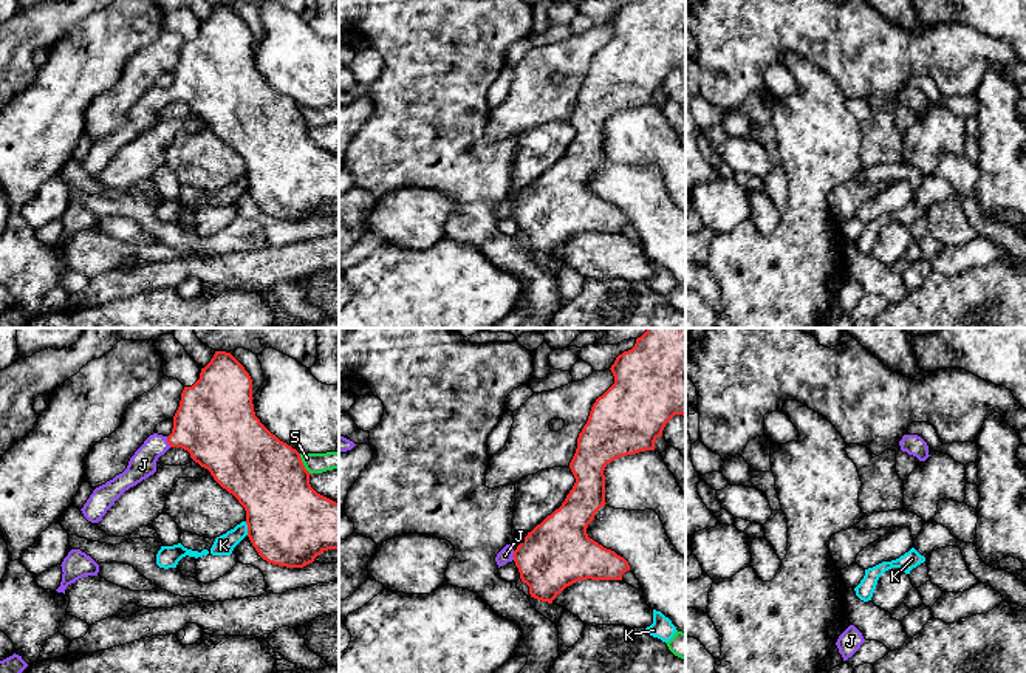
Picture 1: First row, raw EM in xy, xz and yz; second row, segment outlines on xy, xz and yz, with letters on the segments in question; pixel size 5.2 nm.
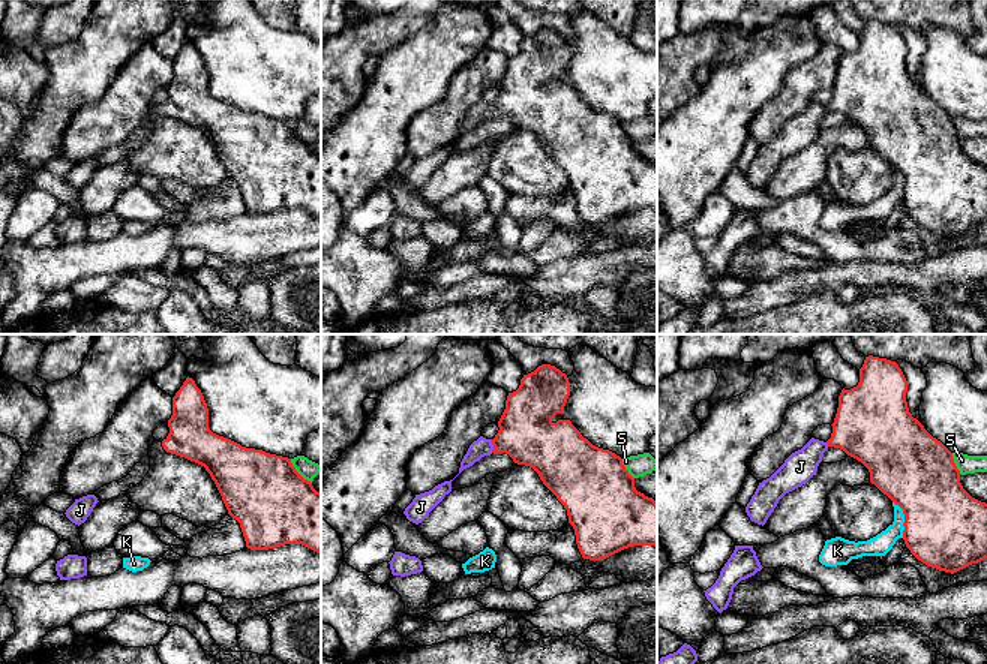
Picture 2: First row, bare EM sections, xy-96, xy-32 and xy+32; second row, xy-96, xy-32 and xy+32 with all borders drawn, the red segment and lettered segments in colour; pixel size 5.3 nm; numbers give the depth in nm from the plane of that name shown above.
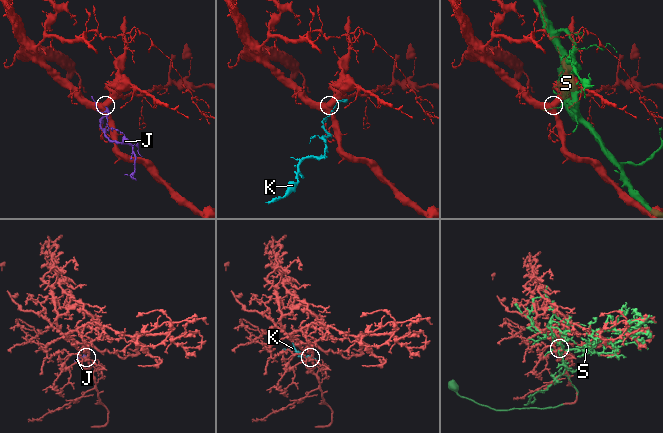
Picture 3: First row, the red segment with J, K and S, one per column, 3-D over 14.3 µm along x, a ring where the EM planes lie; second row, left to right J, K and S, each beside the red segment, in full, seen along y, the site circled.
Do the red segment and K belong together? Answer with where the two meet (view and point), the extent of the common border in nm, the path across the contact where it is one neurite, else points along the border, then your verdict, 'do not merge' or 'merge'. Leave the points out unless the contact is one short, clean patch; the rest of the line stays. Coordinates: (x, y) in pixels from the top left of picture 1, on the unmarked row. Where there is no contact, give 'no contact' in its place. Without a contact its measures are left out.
contact xy (248, 181); length 70 nm; border xy (245, 175), (248, 187); do not merge

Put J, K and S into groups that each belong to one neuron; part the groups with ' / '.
J / K / S

